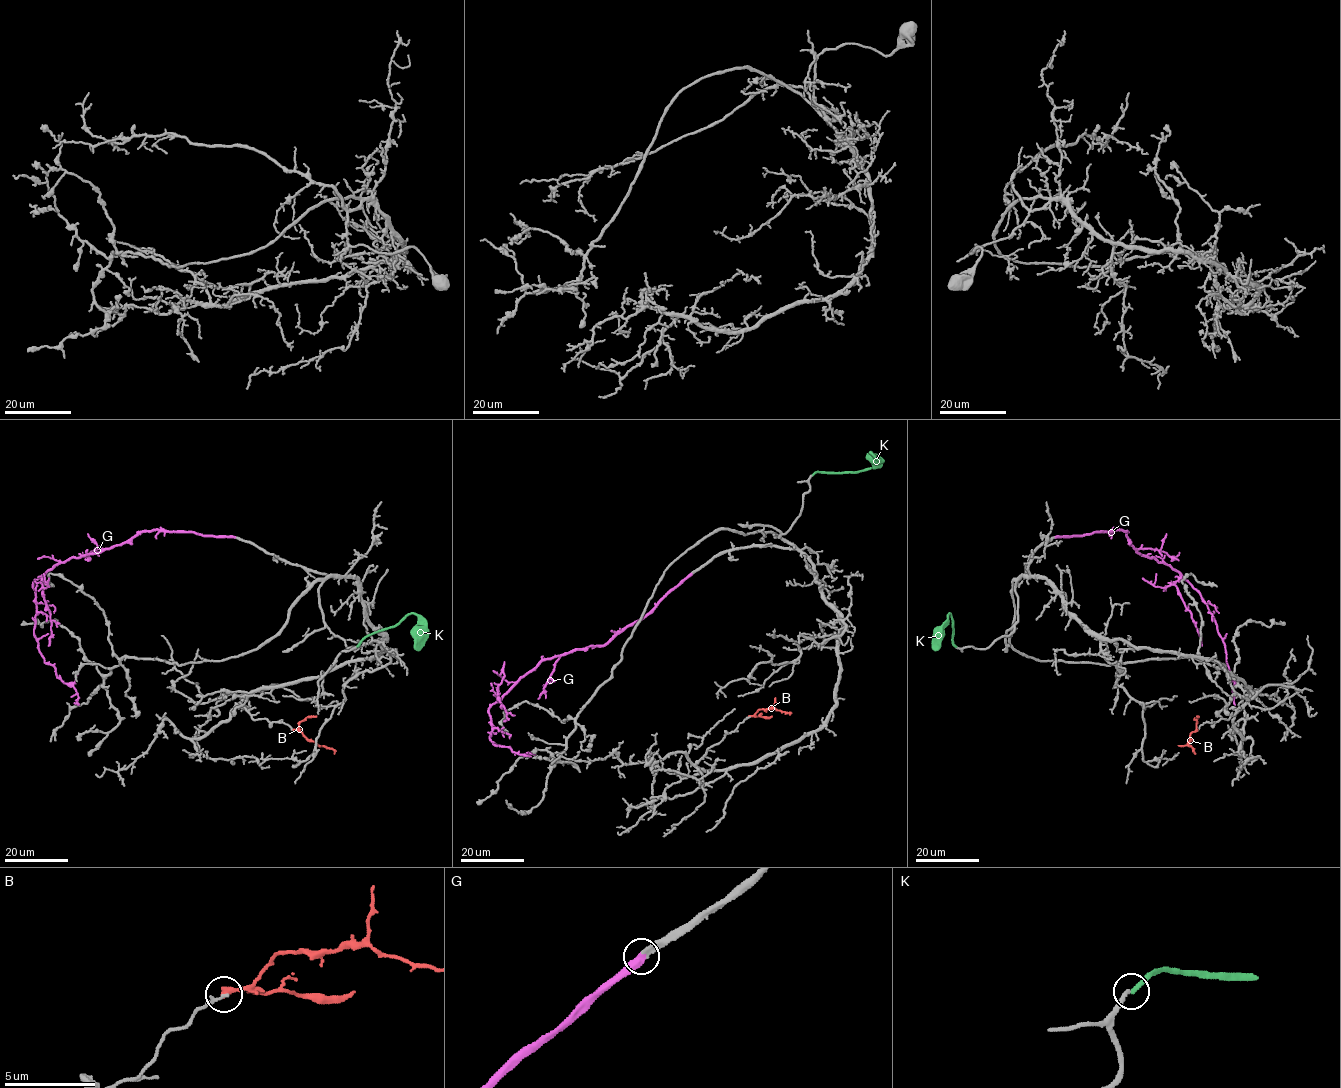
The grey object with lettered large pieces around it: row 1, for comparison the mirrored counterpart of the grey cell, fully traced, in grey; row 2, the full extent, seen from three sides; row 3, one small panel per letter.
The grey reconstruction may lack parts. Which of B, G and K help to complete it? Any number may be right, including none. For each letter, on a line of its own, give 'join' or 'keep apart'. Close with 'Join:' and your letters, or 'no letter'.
B: keep apart
G: join
K: keep apart
Join: G

